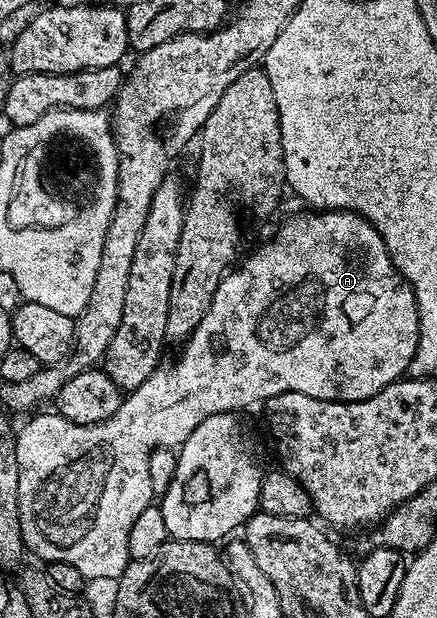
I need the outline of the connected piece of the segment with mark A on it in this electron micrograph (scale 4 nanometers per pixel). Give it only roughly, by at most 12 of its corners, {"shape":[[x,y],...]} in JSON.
{"shape":[[354,212],[223,277],[103,424],[17,433],[26,549],[129,565],[151,454],[284,392],[408,373],[413,287]]}

